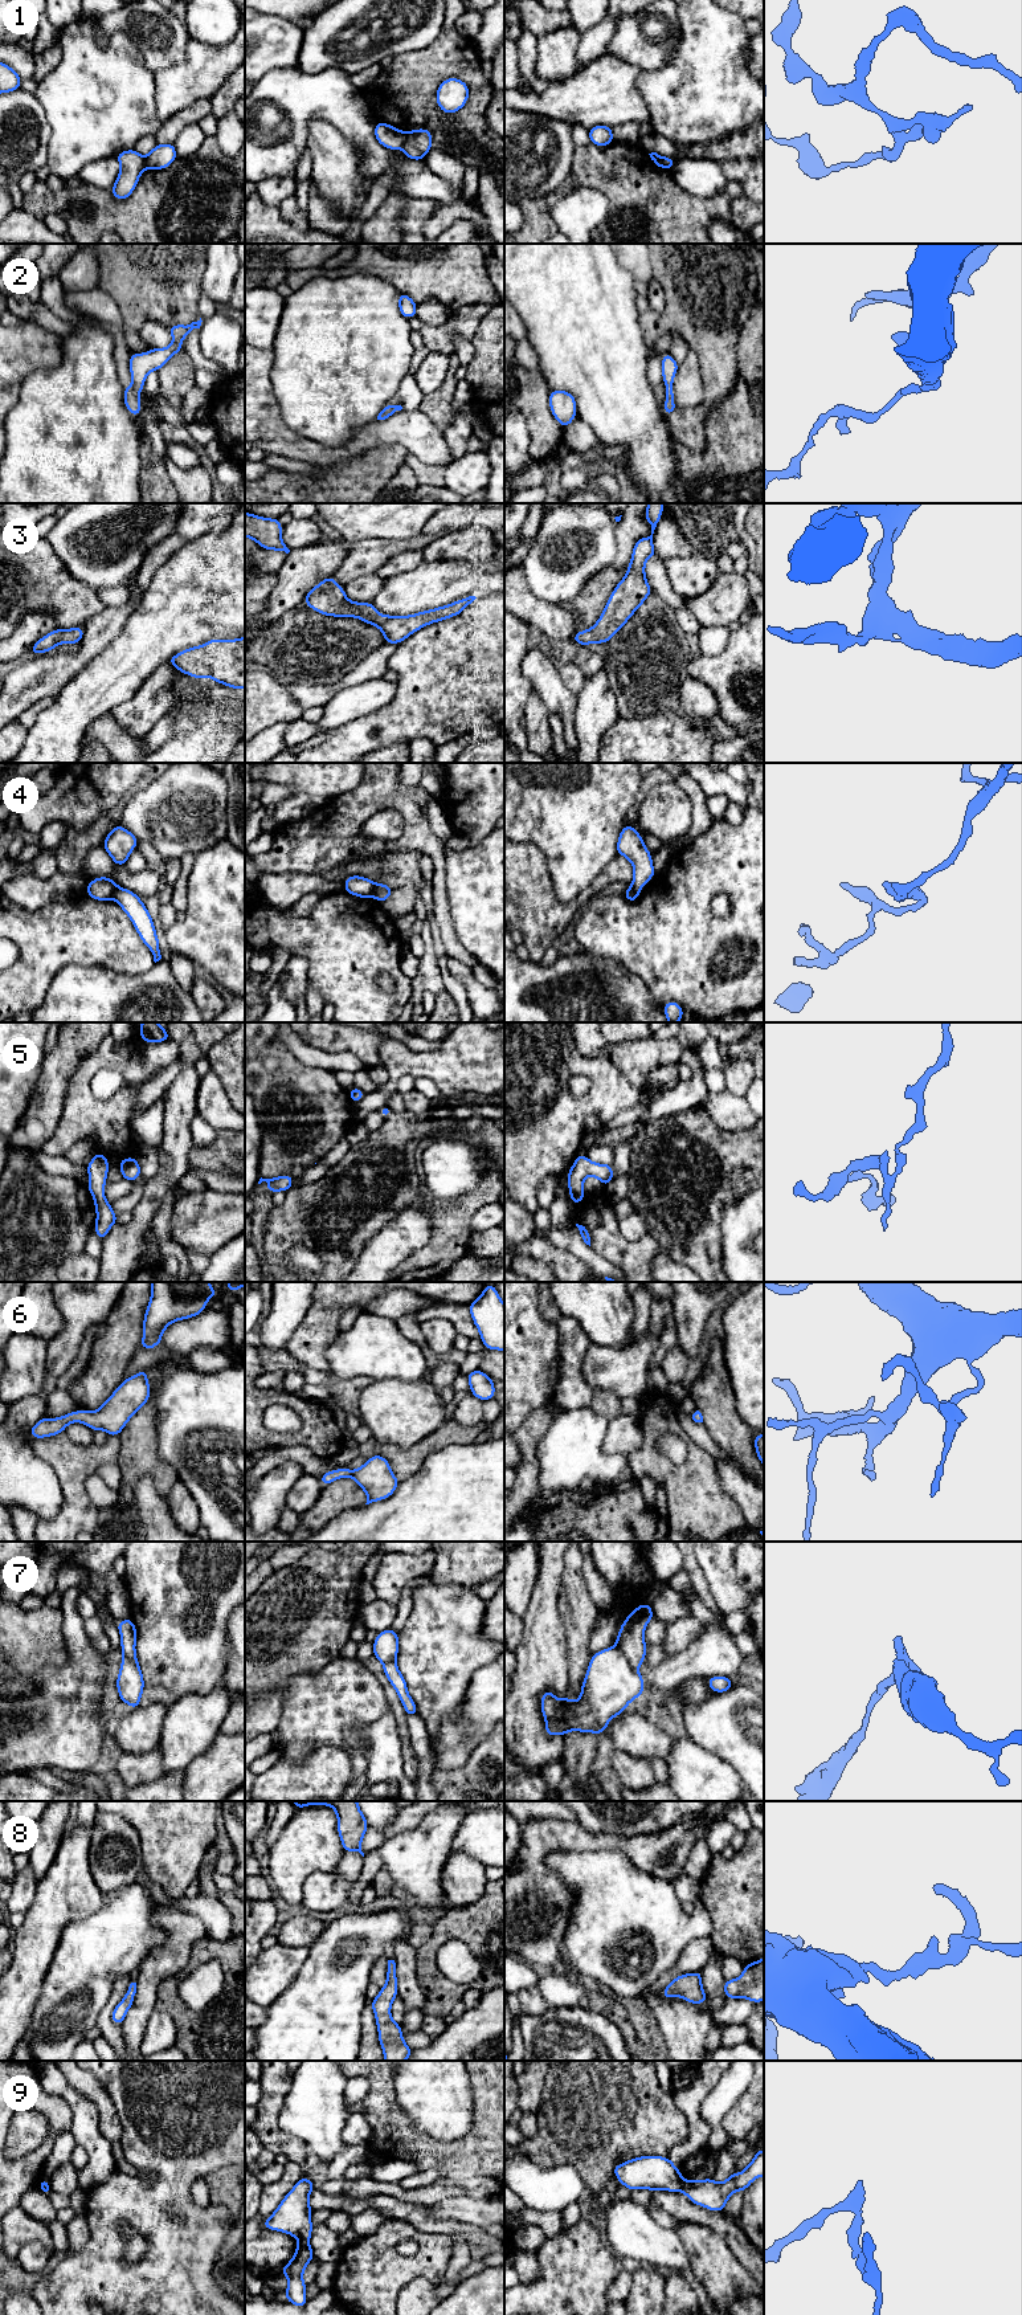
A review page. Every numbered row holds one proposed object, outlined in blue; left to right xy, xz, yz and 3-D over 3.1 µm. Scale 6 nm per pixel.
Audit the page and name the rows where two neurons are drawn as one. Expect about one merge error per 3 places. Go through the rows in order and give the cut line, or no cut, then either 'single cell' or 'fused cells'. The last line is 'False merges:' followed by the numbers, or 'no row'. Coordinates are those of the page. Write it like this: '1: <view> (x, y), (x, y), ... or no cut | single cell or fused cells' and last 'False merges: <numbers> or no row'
1: xz (407, 133), (407, 139), (401, 147) | fused cells
2: no cut | single cell
3: no cut | single cell
4: yz (638, 890), (629, 890), (624, 895) | fused cells
5: no cut | single cell
6: no cut | single cell
7: yz (616, 1645), (636, 1672) | fused cells
8: no cut | single cell
9: xz (307, 2238), (299, 2241) | fused cells
False merges: 1, 4, 7, 9

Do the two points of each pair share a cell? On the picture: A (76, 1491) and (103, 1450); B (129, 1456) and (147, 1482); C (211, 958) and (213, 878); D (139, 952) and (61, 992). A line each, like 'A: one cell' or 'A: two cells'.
A: one cell
B: two cells
C: one cell
D: two cells

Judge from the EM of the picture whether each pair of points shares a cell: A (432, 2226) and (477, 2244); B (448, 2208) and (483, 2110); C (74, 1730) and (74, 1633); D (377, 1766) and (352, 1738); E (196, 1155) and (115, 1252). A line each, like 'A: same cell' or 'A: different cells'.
A: same cell
B: different cells
C: same cell
D: same cell
E: different cells

